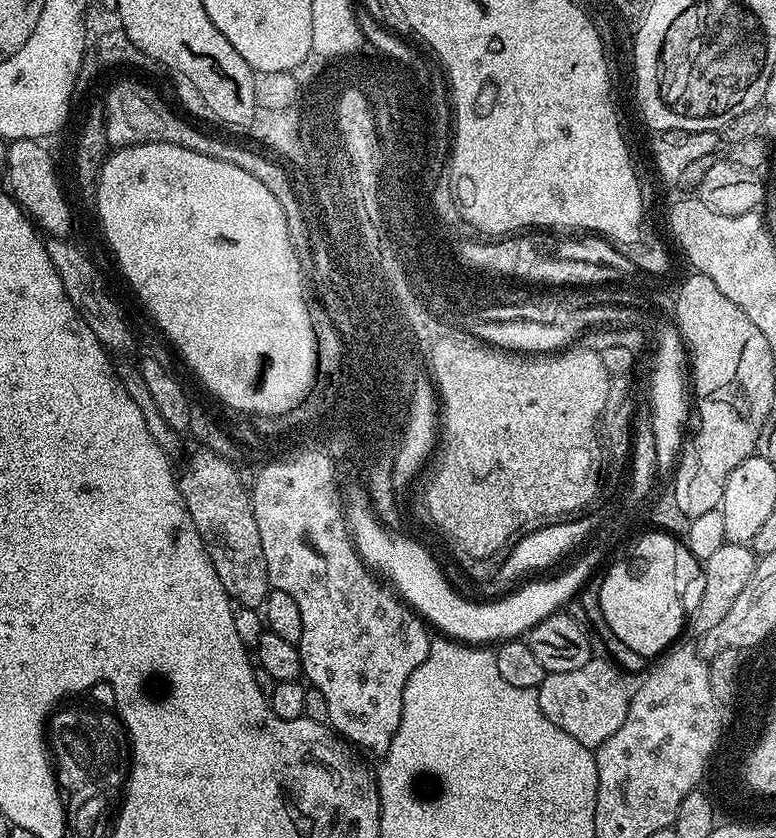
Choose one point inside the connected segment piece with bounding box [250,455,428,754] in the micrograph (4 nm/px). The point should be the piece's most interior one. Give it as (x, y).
(358, 646)

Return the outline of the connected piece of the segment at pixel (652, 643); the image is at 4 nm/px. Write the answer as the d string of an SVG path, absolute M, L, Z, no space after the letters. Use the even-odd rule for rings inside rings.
M659 530L645 531L640 537L642 537L641 540L629 550L628 557L626 557L625 560L618 561L617 564L605 574L604 581L602 581L600 584L600 604L598 604L598 611L600 611L600 613L602 613L606 618L606 622L610 626L610 630L614 630L614 634L618 634L618 638L622 642L626 642L626 646L630 646L630 650L634 650L646 658L652 658L652 656L656 655L656 657L659 657L665 650L671 649L673 645L677 643L675 640L679 638L680 631L685 631L686 604L684 608L684 595L687 594L688 587L690 587L691 584L695 582L695 580L697 583L698 577L701 575L702 568L696 557L692 555L692 551L689 550L687 543L685 543L683 539L677 538L669 533L661 532Z

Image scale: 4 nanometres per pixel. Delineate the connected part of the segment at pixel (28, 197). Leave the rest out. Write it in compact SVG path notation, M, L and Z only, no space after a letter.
M13 140L9 143L7 187L16 197L17 203L49 237L64 238L72 228L72 208L64 197L64 188L60 185L56 164L44 146L39 140Z

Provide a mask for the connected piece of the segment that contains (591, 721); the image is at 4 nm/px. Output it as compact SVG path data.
M593 658L578 670L562 670L545 675L540 687L536 689L538 706L558 730L566 730L570 738L582 742L582 746L593 750L600 747L626 722L626 710L630 699L629 689L624 689L625 677L621 669L611 659Z

